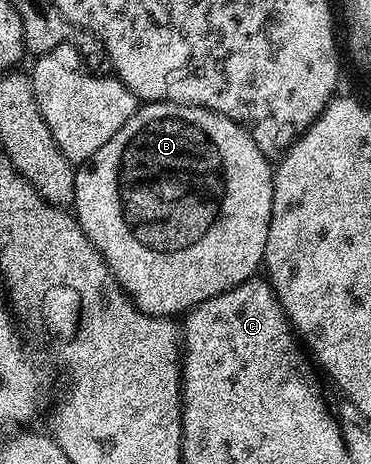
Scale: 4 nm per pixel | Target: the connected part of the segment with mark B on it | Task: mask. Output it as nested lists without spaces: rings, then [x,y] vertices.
[[[152,101],[140,104],[133,116],[123,124],[121,131],[117,131],[117,135],[113,135],[113,139],[109,139],[109,143],[105,143],[105,147],[97,151],[97,155],[93,155],[76,168],[73,212],[79,220],[81,231],[85,231],[93,247],[97,247],[109,271],[115,276],[120,287],[127,292],[133,304],[150,317],[174,318],[175,313],[186,314],[195,306],[205,303],[205,299],[213,299],[226,289],[232,289],[251,280],[260,272],[265,255],[265,243],[269,235],[274,182],[273,165],[267,154],[259,150],[247,130],[242,129],[233,119],[196,105],[174,105],[171,101]]]

